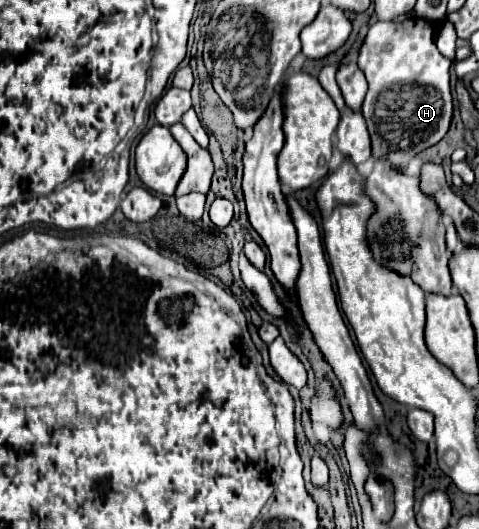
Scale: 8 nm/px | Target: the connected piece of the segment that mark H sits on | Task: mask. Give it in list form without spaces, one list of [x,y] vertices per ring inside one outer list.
[[[412,17],[400,23],[382,23],[376,21],[370,25],[366,35],[366,45],[362,45],[362,53],[358,55],[358,67],[364,71],[368,81],[368,95],[364,99],[362,115],[368,123],[372,141],[374,141],[374,157],[390,157],[394,165],[408,165],[408,161],[420,151],[436,145],[450,129],[452,121],[452,91],[450,91],[450,59],[446,59],[434,45],[436,25],[432,21]]]

